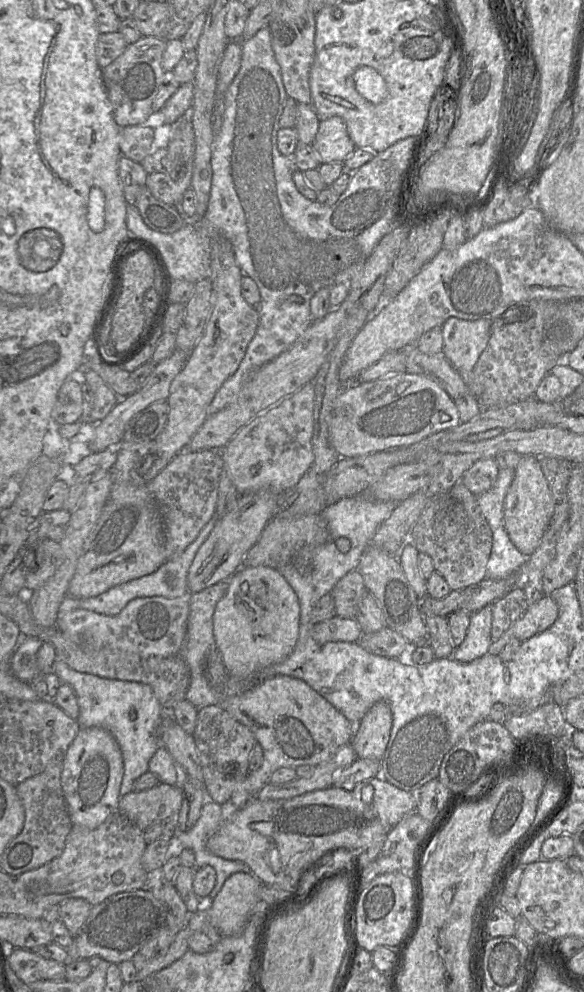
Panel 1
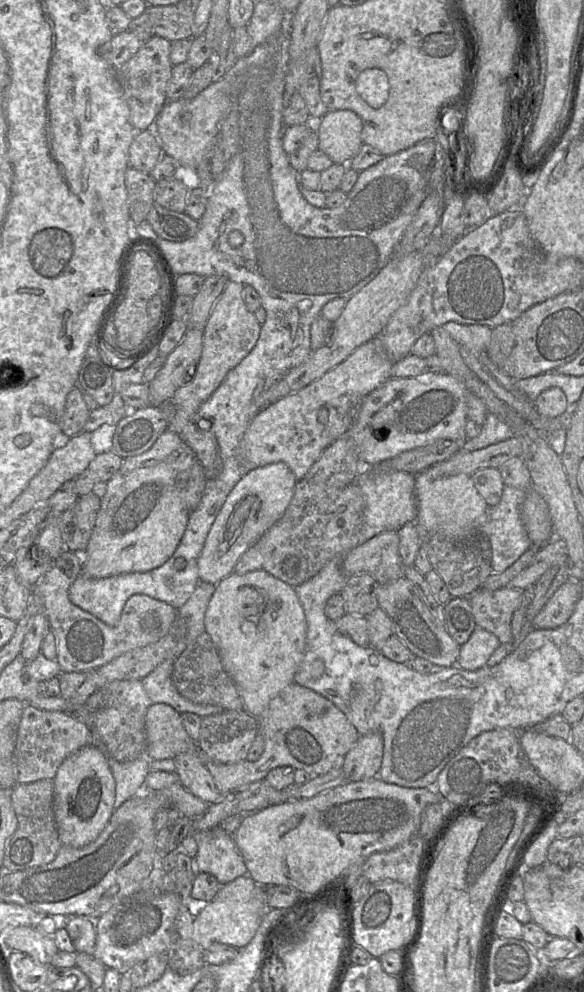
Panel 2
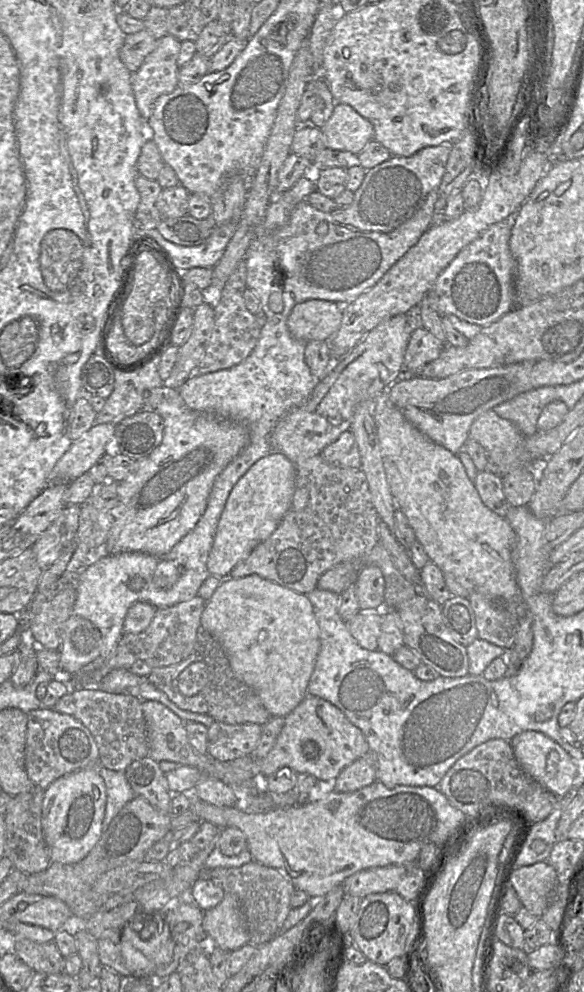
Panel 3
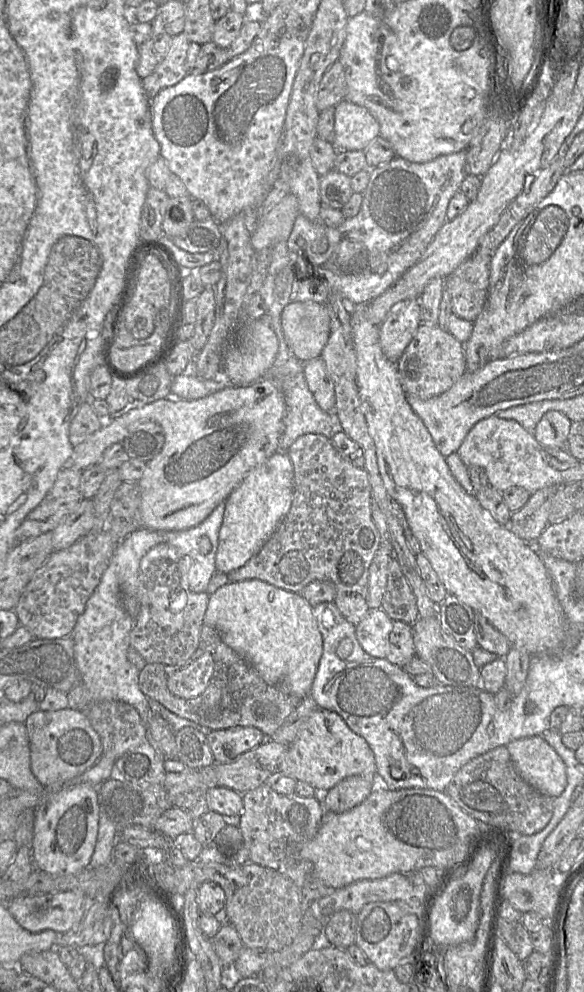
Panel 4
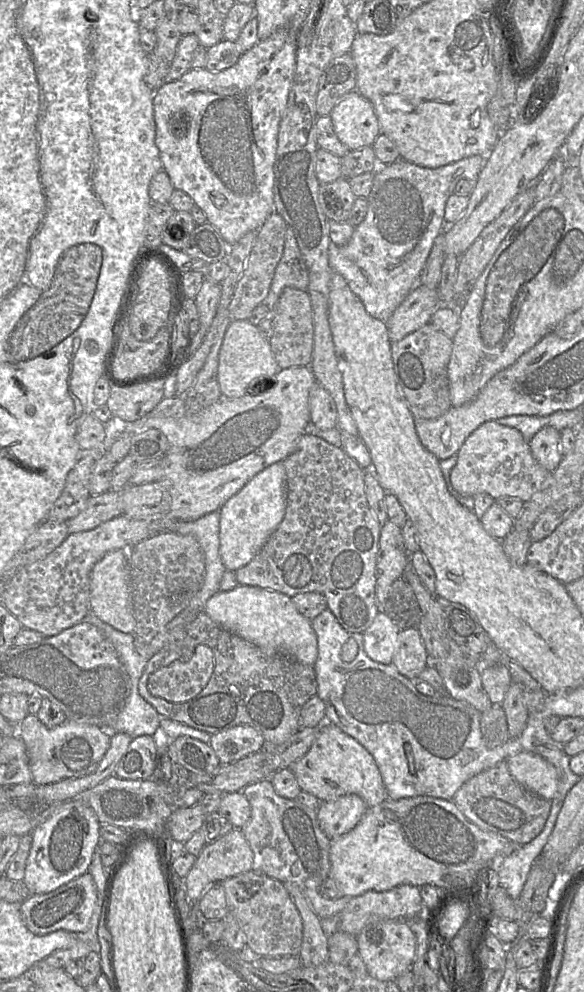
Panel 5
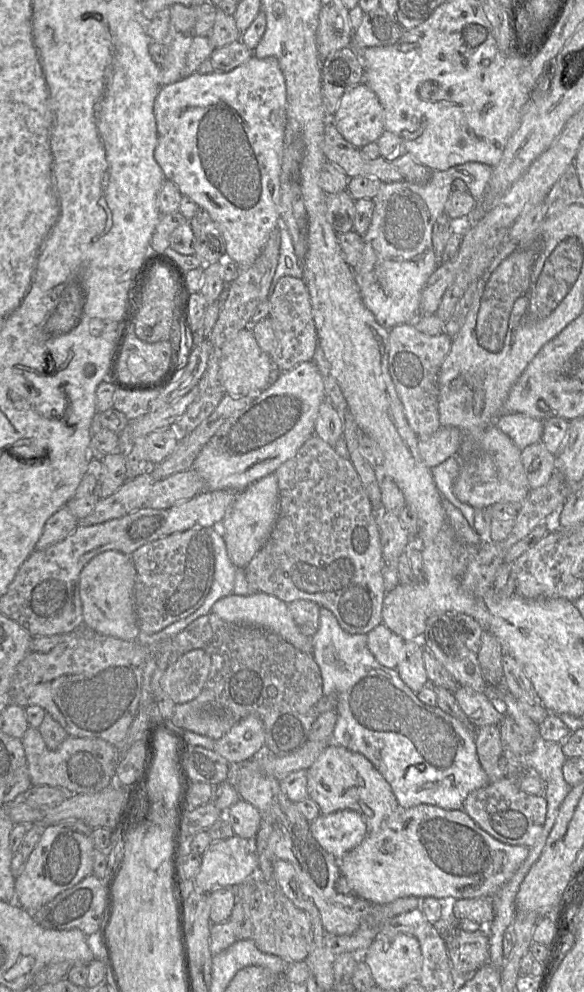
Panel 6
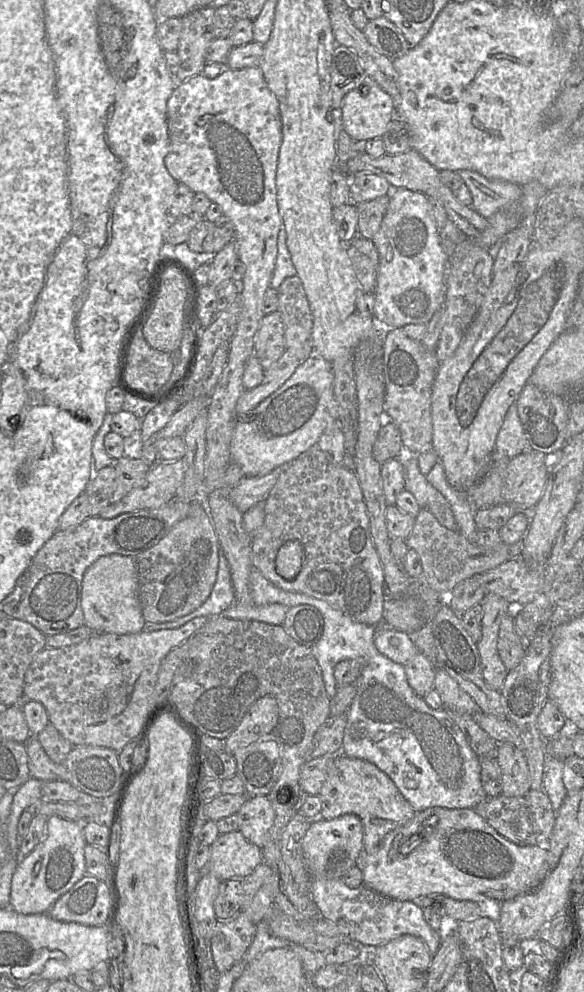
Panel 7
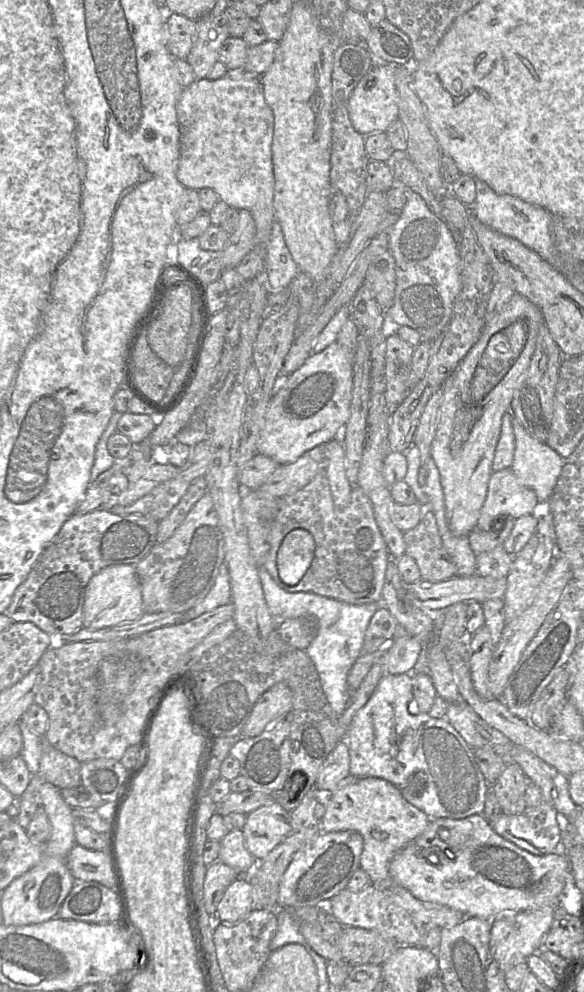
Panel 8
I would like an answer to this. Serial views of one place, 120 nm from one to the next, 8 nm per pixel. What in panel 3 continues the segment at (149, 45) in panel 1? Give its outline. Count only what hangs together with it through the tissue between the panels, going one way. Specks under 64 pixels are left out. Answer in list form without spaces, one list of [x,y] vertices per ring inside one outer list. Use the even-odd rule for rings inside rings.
[[[166,35],[157,40],[156,48],[148,54],[137,71],[131,72],[130,82],[137,109],[148,120],[154,102],[163,94],[169,94],[178,86],[177,58],[181,42]]]

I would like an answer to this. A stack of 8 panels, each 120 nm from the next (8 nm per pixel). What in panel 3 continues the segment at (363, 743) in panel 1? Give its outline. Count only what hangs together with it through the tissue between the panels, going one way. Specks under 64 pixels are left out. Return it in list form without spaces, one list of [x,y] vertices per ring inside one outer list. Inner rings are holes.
[[[370,753],[345,767],[333,781],[333,791],[348,793],[369,786],[377,780],[376,766]]]

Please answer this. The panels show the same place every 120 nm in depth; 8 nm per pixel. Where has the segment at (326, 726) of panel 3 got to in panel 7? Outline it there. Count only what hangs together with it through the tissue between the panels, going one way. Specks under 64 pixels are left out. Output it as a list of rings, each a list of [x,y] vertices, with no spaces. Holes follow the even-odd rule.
[[[338,753],[330,758],[326,780],[318,794],[322,808],[318,819],[331,820],[344,814],[355,814],[364,827],[364,849],[372,854],[377,851],[383,837],[391,830],[405,824],[416,814],[416,810],[403,797],[394,782],[377,766],[366,760],[347,757]]]

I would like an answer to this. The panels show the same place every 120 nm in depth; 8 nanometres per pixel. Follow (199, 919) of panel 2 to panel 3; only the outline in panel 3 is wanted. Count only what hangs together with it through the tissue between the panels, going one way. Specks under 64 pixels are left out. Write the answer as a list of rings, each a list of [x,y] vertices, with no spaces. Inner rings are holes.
[[[225,893],[217,906],[203,912],[202,926],[209,946],[233,951],[249,943],[243,914],[234,895]]]

